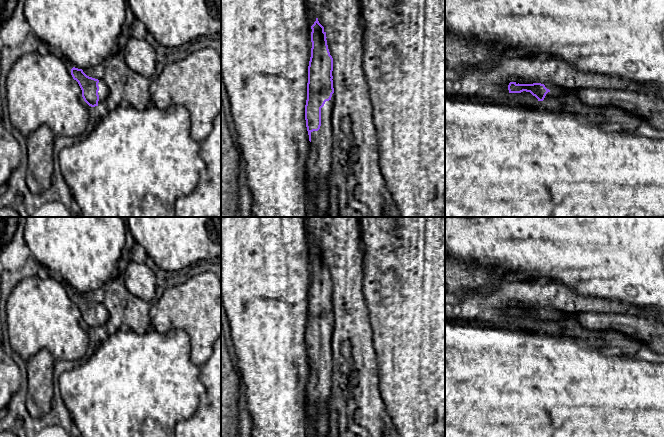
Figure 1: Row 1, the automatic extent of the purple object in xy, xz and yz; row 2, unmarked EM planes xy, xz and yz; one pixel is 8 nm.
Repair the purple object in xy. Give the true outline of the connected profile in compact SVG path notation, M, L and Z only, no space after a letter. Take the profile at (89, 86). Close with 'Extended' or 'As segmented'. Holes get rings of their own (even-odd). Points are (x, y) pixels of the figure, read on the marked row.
M73 67L71 75L76 80L82 90L84 101L91 107L100 106L105 103L109 88L103 80L98 80L87 76L82 69Z. Extended

